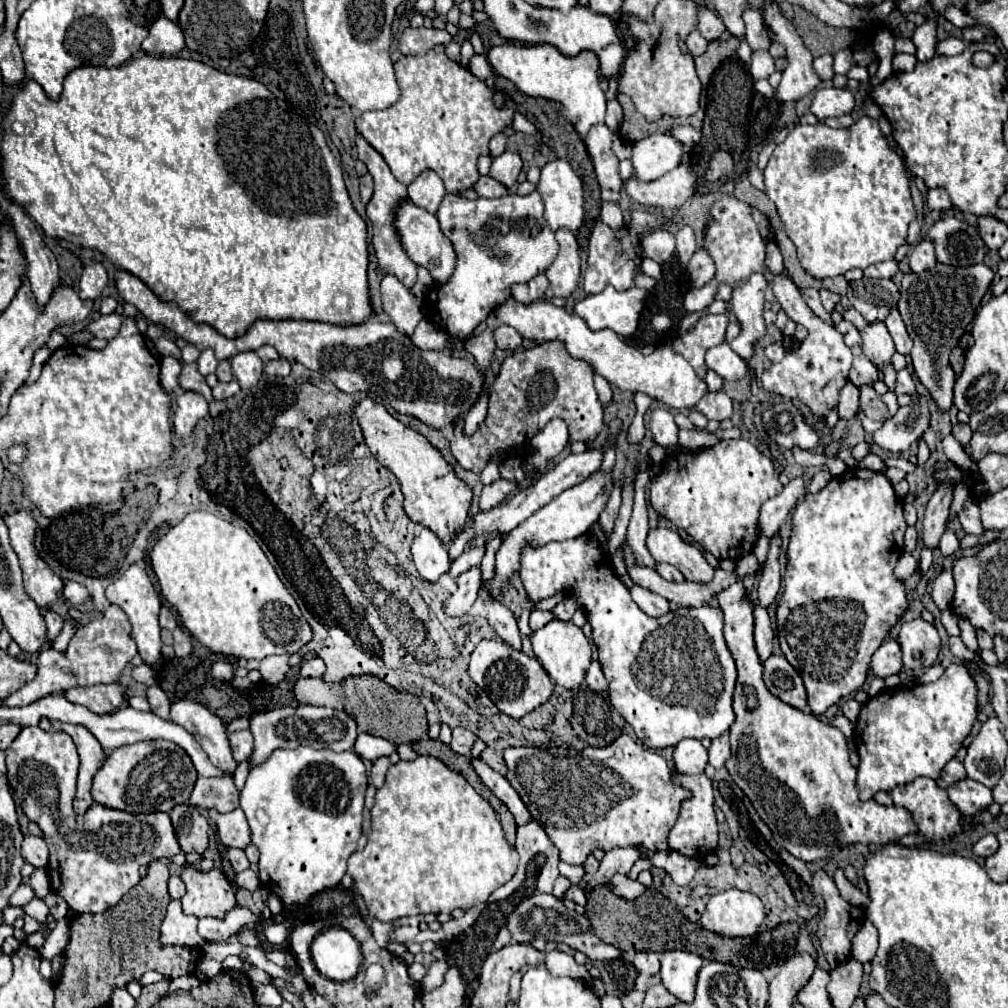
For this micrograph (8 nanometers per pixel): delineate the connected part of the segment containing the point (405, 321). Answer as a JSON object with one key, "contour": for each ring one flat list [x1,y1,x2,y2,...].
{"contour":[[386,275,380,285,382,309,392,319,402,335,412,335,418,321,424,317,422,303,396,277]]}

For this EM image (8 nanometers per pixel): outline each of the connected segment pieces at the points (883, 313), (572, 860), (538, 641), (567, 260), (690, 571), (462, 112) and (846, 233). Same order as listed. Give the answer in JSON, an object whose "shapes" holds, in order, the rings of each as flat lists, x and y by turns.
{"shapes":[[[862,277,860,281,850,283,848,299,852,307,862,313,866,323,876,323,888,317,890,309,894,309,900,299,900,293,892,279]],[[628,735,618,737,618,741,602,749,548,749,546,753,538,747,508,747,504,749,504,761,508,767,506,779,522,797,532,819,558,847,560,859,570,865,582,865,598,847,602,851,610,851,614,847,640,845,650,851,664,851,666,833,678,817,678,805,682,799,690,797,686,789,670,785,670,773,674,769,666,763,666,759,650,749,638,747]],[[552,619,548,625,532,633,532,649,536,659,542,663,546,673,556,681,556,685,562,685,566,689,578,689,586,677,586,669,590,665,592,647,588,639,584,637,582,629,576,627,572,621,560,621]],[[556,231,556,241,560,251,552,265,546,269,546,277,550,281,546,289,546,297,570,297,572,291,578,287,580,277,580,253,574,233,570,231]],[[650,527,646,547,656,561,678,567,688,581,710,581,714,577,702,551,696,545,686,543,674,529]],[[436,45,426,55,408,55,400,57,400,65,394,65,396,69,396,81,400,87,400,99,382,111,366,111,360,117,356,117,356,131,384,157,388,163,392,175,404,183,410,185,418,173,424,169,434,169,440,179,446,185,446,191,456,195,462,189,472,189,474,181,478,181,478,157,488,155,488,141,500,133,506,125,512,123,514,115,514,103,508,99,504,109,498,109,492,103,492,93,486,87,484,81,474,77,466,67,460,63,448,59,444,45]],[[868,115,860,117,848,129,830,129,824,123,796,125,794,131,776,145,772,159,764,169,764,183,766,195,774,201,786,235,796,245,800,265,816,279,844,275,856,267,866,269,868,265,894,259,896,249,906,241,908,225,916,219,916,207,902,159,890,149,878,127,878,119]]]}

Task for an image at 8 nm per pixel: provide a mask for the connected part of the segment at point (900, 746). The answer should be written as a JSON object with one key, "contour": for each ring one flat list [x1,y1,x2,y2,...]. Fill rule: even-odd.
{"contour":[[952,663,938,681,926,685,898,685,880,691,862,705,856,721,856,747,860,755,858,791,862,801,878,791,892,791,896,785,916,777,938,779,944,765,956,755,970,733,978,713,978,687,962,663]]}

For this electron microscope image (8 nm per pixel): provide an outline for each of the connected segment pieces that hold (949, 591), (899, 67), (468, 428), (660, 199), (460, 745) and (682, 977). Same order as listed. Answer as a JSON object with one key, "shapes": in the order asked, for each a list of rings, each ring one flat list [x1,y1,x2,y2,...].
{"shapes":[[[942,571,932,585,932,599,938,609,948,609,954,597,954,577,952,571]],[[900,53,900,55,894,55,892,59,892,69,894,71,910,71,916,67,916,57,914,55,906,55,906,53]],[[488,391,482,393,482,397,478,399,478,405,474,405,474,409,466,415,464,427,462,427,462,433,464,435,472,435,480,427,480,423,486,417,486,407,488,407]],[[678,165,670,173,662,175,658,181,650,181,646,185,634,181,634,177,624,181,628,195,636,203,644,207,656,207,662,211,674,211,682,203,686,203,694,195,694,185,696,173,684,165]],[[464,727,452,729,452,743,450,743,452,751,456,751,460,755,468,755,470,747,474,745,474,741,476,741,476,735,472,731,468,731]],[[664,951,662,953,662,985,680,1001,692,1003,698,971,704,965,702,957,688,951]]]}

